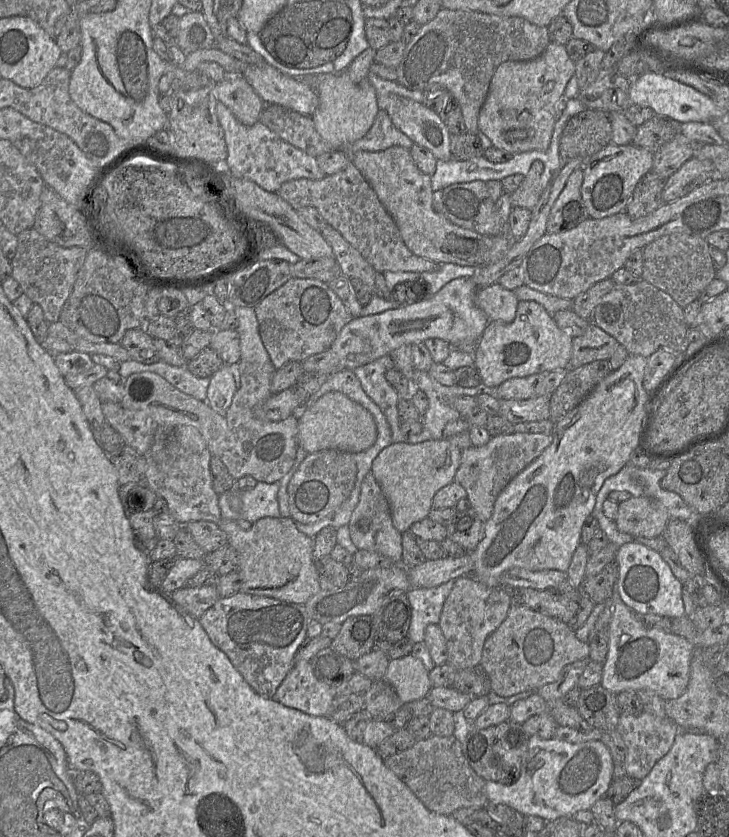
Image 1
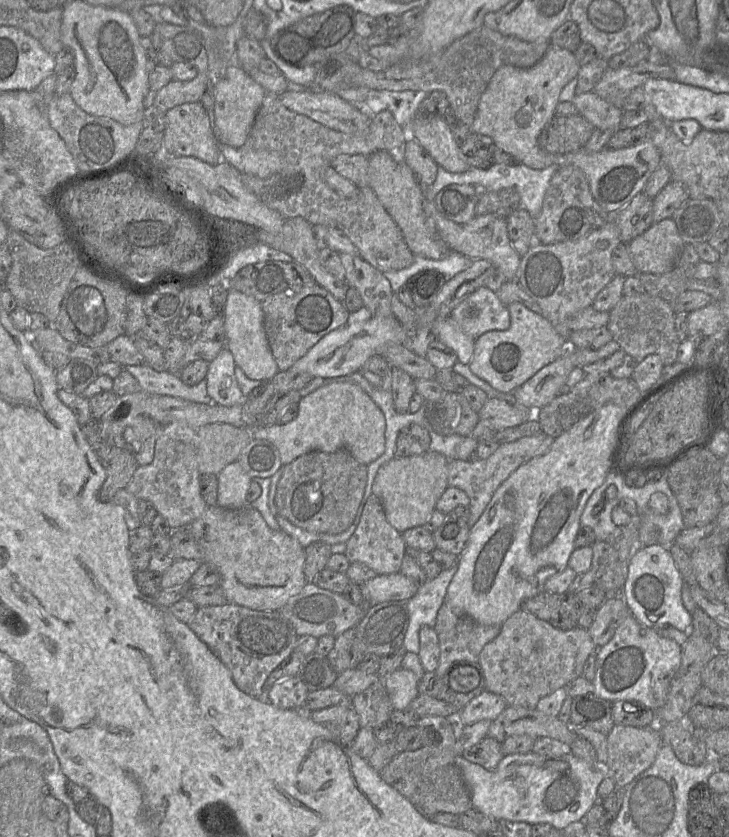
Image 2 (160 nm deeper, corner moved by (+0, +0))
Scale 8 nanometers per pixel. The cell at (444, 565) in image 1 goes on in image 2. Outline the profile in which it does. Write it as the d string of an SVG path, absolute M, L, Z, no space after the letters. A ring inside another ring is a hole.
M400 572L377 575L360 586L365 601L371 606L388 601L408 601L420 587Z

